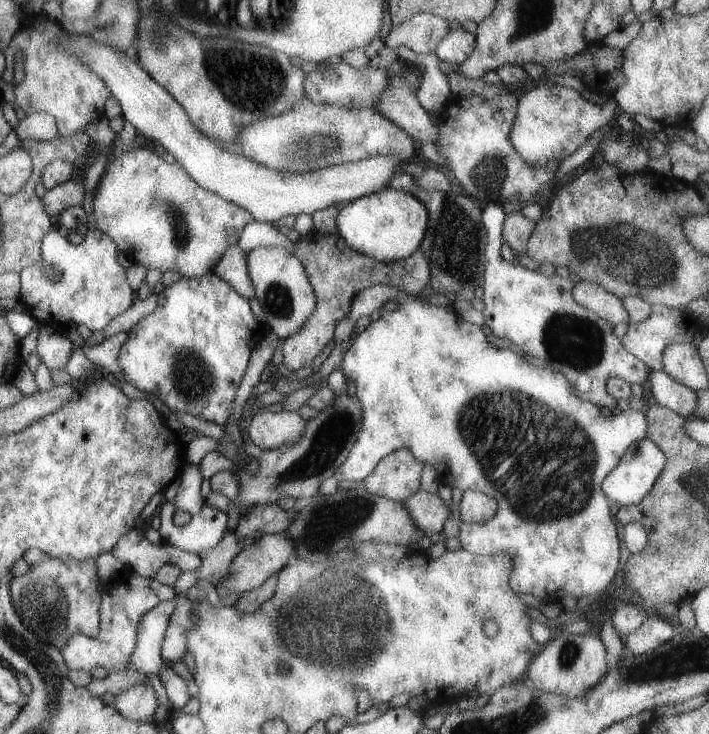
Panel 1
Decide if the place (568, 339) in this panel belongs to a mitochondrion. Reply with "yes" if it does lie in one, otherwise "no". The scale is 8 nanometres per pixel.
yes

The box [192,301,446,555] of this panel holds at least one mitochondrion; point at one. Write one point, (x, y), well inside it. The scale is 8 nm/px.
(331, 439)

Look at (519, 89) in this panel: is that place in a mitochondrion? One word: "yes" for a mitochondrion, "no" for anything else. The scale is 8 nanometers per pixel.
no

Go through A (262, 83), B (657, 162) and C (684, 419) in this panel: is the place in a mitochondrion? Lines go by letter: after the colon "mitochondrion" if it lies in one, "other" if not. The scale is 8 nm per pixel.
A: mitochondrion
B: other
C: other

